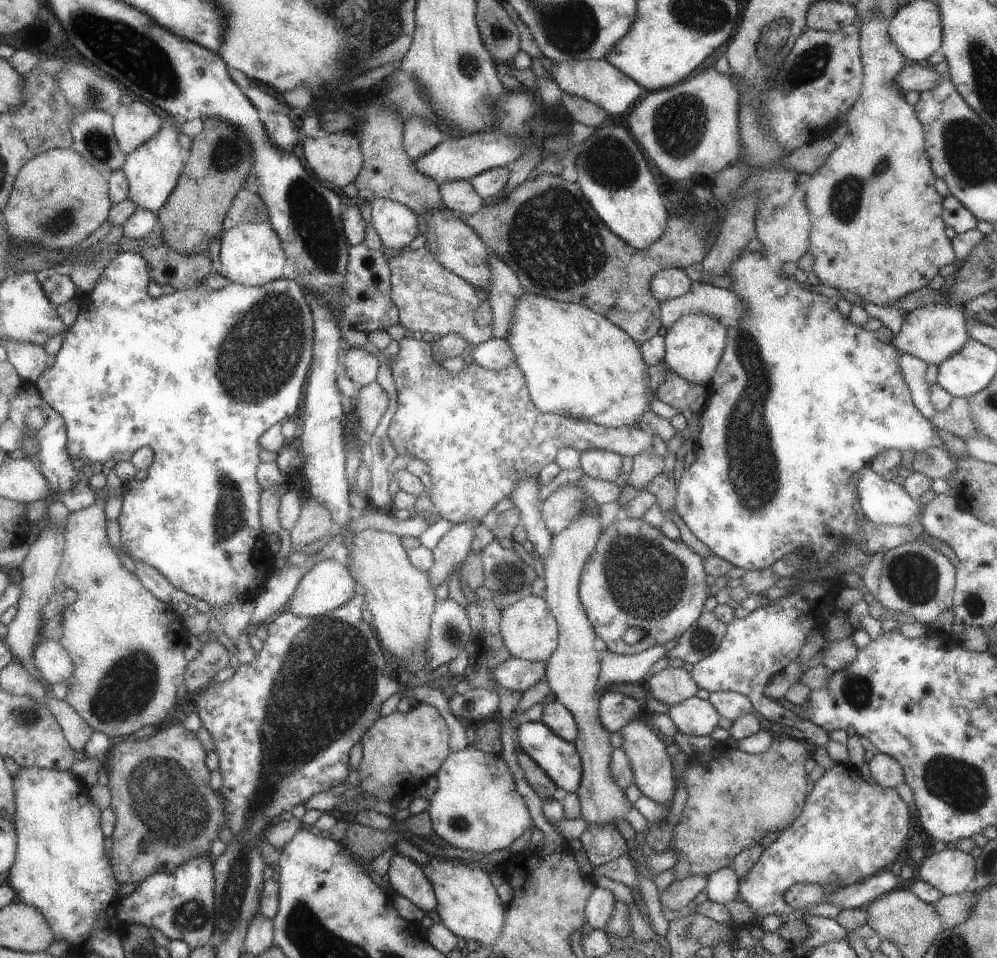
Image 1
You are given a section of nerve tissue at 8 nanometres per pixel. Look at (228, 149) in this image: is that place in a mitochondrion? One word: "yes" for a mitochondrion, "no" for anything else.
yes

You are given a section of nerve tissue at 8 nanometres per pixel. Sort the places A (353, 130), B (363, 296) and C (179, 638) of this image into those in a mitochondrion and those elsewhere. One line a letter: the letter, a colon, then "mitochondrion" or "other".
A: other
B: other
C: other

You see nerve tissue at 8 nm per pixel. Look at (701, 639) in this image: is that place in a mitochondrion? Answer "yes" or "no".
yes

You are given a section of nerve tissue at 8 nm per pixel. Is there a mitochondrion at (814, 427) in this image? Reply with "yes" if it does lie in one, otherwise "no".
no

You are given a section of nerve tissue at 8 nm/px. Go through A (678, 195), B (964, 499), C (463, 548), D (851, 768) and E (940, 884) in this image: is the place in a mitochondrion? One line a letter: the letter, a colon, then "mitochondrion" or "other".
A: other
B: other
C: other
D: other
E: other

